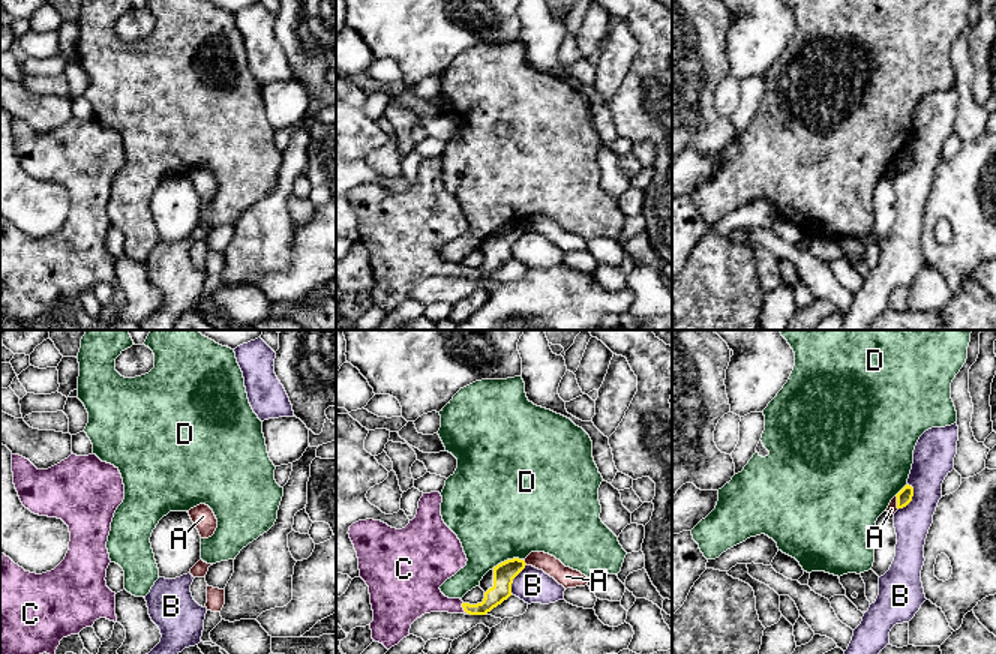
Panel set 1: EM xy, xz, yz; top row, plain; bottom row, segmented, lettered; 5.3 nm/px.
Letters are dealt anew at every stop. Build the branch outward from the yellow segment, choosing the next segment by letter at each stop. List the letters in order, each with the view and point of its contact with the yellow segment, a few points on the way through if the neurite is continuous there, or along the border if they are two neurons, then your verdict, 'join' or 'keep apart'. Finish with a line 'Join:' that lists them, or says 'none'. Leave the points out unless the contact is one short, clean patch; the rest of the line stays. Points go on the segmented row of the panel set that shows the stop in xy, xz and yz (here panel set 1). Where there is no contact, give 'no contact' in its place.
A: xz (524, 563) | along xz (524, 561), (527, 564) | keep apart
B: yz (911, 498) | keep apart
C: xz (462, 606) | across xz (501, 590), (483, 608), (462, 606), (444, 605), (419, 593) | join
D: xz (507, 560) | along xz (524, 560), (504, 560), (492, 569) | keep apart
Join: C

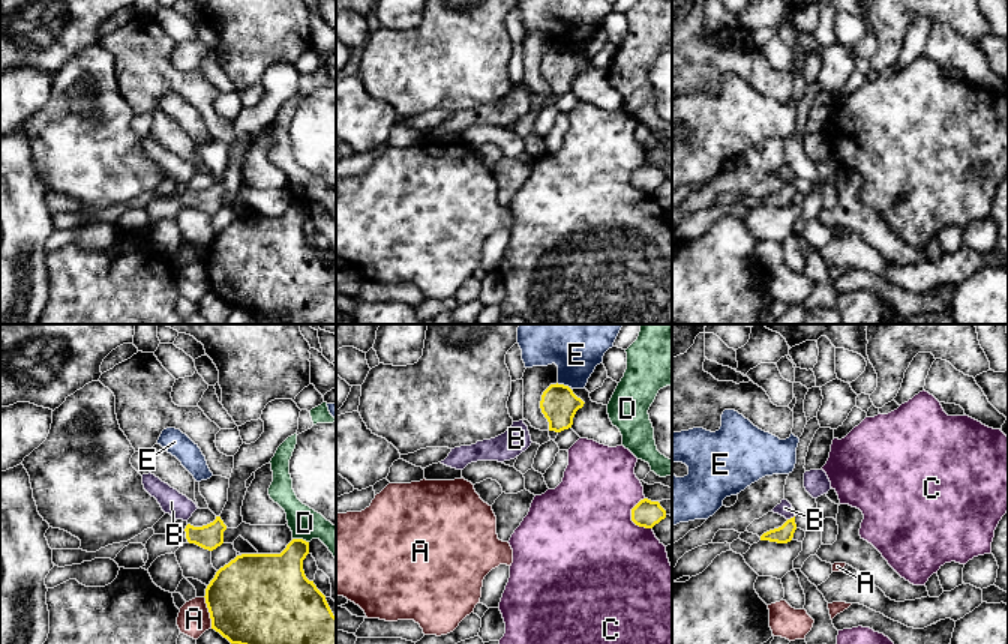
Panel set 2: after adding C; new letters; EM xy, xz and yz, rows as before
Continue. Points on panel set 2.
A: xy (209, 611) | along xy (204, 596), (212, 628) | keep apart
B: yz (791, 518) | across yz (785, 533), (791, 518), (785, 508) | join
C: xz (632, 518) | keep apart
D: xy (300, 539) | keep apart
E: xz (563, 385) | keep apart
Join: B

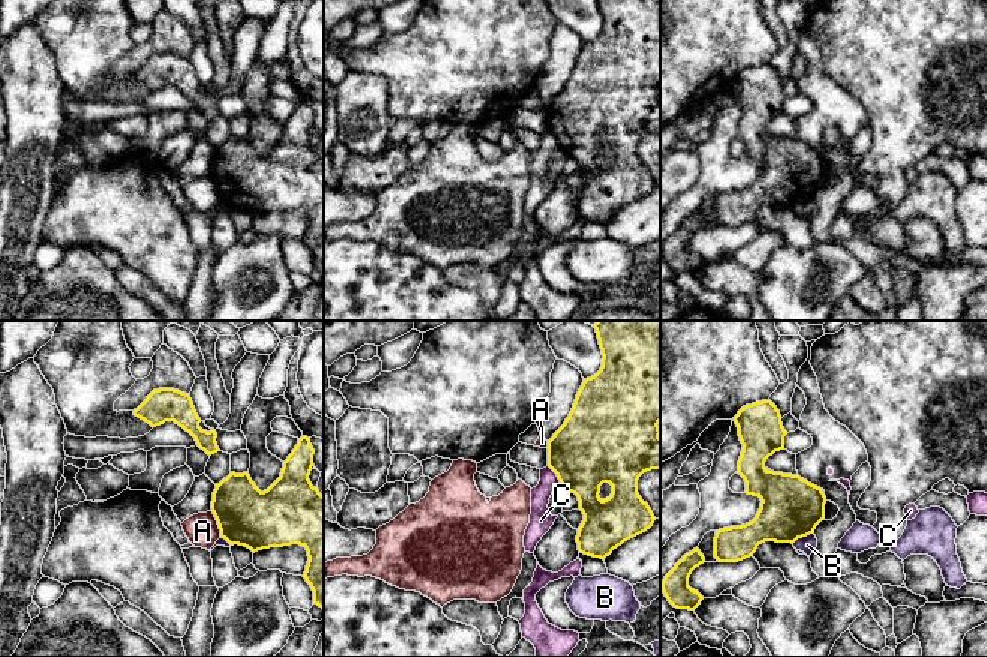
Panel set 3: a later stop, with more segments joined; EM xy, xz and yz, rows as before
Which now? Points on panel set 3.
A: xy (218, 524) | along xy (212, 510), (221, 536) | keep apart
B: yz (803, 536) | keep apart
C: xz (555, 473) | keep apart
Join: none

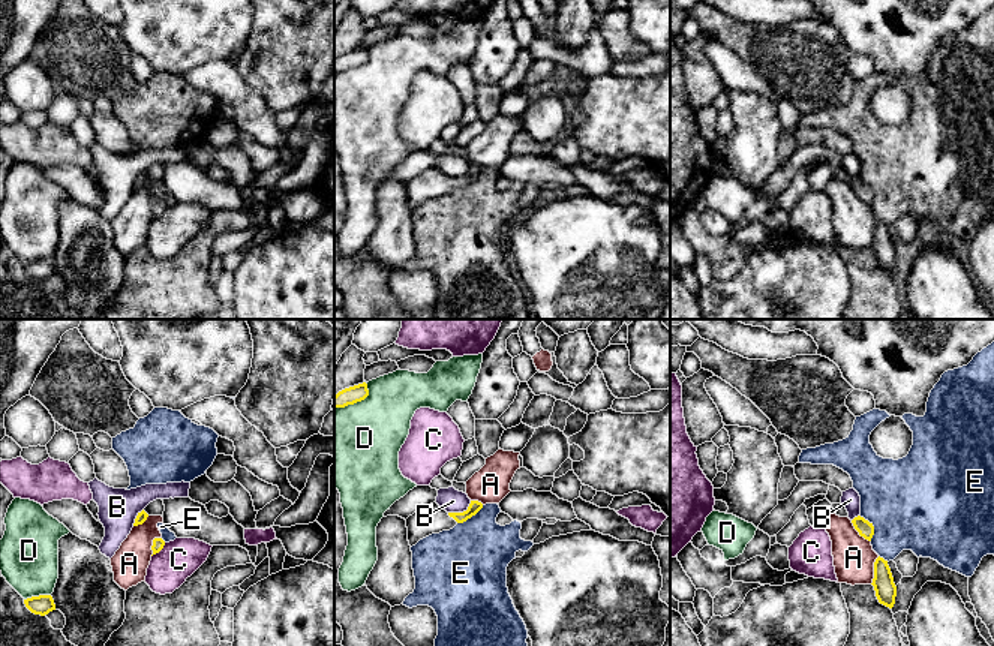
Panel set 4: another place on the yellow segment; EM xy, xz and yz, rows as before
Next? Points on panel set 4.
A: yz (874, 570) | keep apart
B: xz (461, 513) | along xz (471, 501), (465, 510), (449, 513) | keep apart
C: xy (159, 550) | keep apart
D: xy (36, 597) | keep apart
E: yz (873, 526) | along yz (859, 516), (873, 526), (871, 540) | keep apart
Join: none

